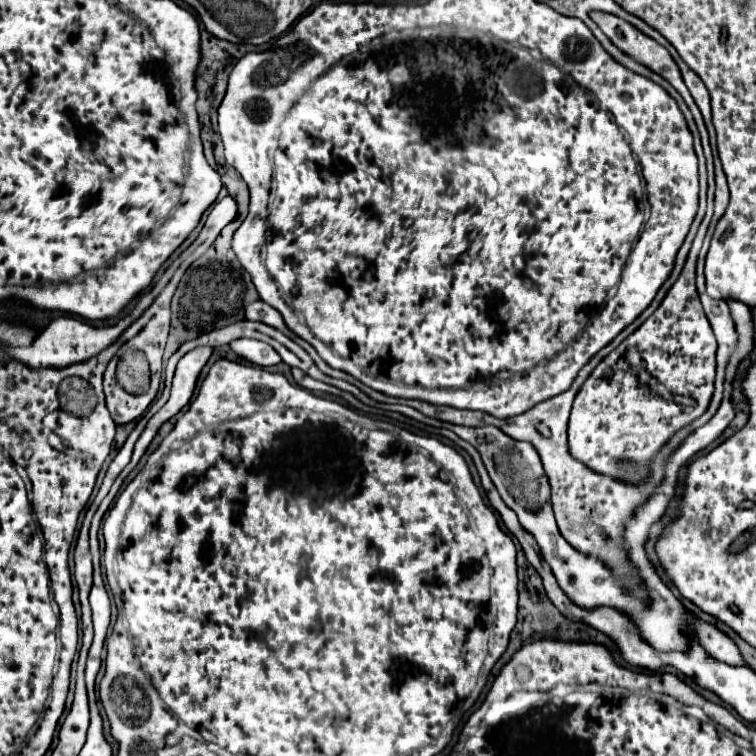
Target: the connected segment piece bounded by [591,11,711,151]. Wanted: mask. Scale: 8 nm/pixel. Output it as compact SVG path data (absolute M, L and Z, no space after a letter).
M595 11L595 13L591 13L591 19L593 19L593 21L597 23L597 27L611 39L611 43L617 45L625 55L629 55L629 57L635 59L637 63L645 65L645 67L651 69L653 73L659 73L665 81L669 81L669 83L679 91L679 95L683 97L683 101L687 103L687 107L691 109L691 113L693 113L693 117L695 117L695 123L697 123L697 127L699 127L701 141L703 141L703 151L711 149L711 147L709 147L709 137L707 137L707 129L705 129L703 117L701 117L695 101L691 101L691 93L687 93L687 87L683 85L683 79L679 77L679 69L675 69L675 61L673 61L673 57L669 55L669 51L667 51L665 47L661 47L657 41L651 41L651 37L639 33L637 29L631 29L631 25L629 25L627 21L623 21L623 19L619 19L619 17L613 17L613 15L609 15L609 13L599 13L599 11Z

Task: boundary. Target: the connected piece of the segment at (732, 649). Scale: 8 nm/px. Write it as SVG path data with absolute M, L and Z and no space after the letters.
M697 619L695 621L695 633L699 637L699 643L717 661L723 661L727 665L745 665L743 659L741 659L741 655L739 655L737 645L725 633L721 633L717 627L713 627L713 625Z

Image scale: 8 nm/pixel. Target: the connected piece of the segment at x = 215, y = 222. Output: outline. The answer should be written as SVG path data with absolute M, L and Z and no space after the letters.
M227 195L221 201L217 201L211 209L211 213L205 222L205 226L202 231L209 241L209 245L215 241L215 237L219 235L221 231L228 223L233 221L237 215L237 203L236 201Z

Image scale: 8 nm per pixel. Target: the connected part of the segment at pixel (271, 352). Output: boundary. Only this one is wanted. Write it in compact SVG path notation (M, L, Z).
M237 339L231 343L233 351L247 359L249 363L253 365L259 365L259 367L269 367L269 365L277 365L277 351L263 343L263 341L255 341L255 339Z

